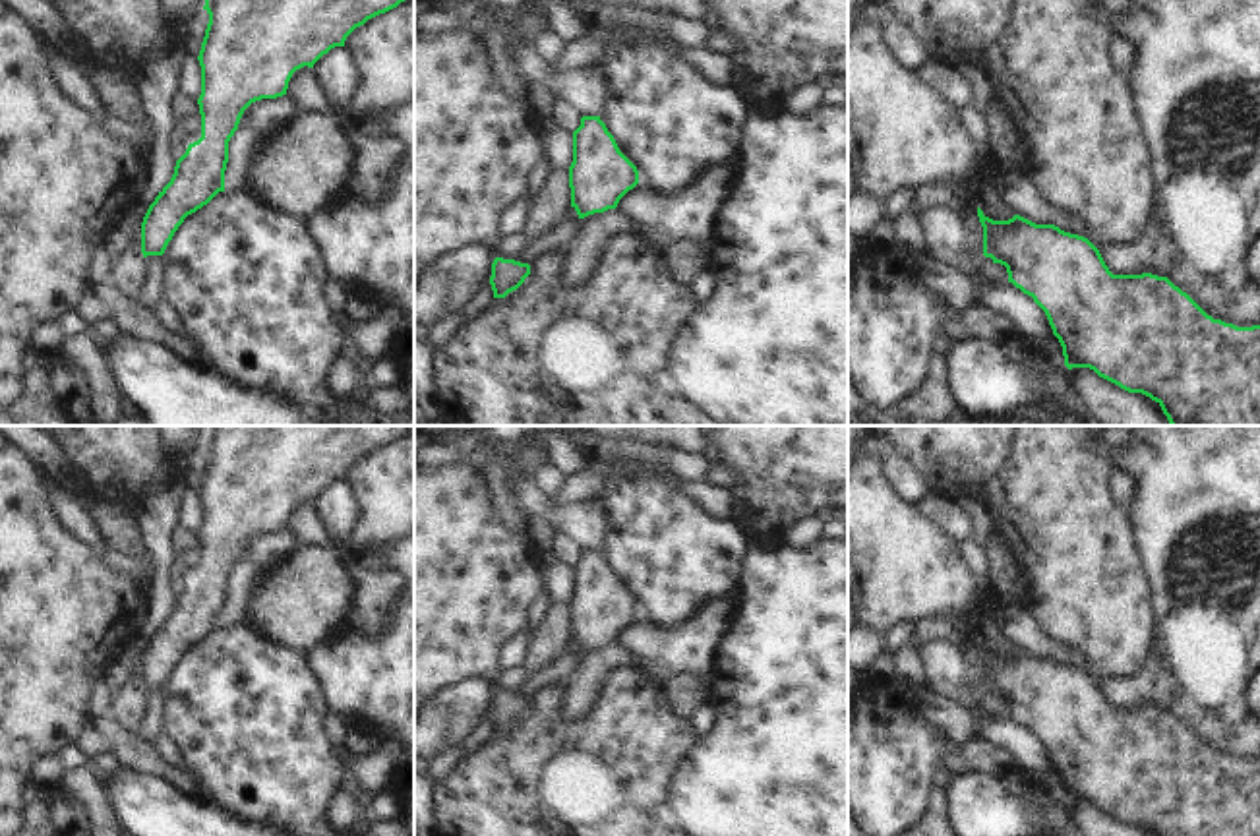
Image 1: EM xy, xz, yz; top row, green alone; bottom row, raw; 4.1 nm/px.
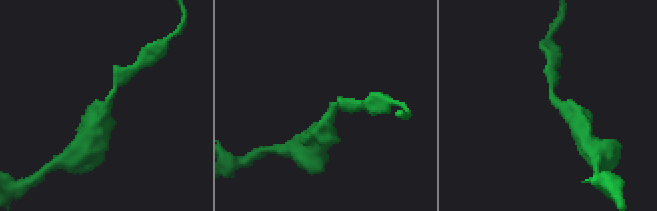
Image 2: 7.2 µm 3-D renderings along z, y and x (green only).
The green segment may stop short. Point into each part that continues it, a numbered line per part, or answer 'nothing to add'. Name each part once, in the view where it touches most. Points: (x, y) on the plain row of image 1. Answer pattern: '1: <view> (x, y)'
nothing to add

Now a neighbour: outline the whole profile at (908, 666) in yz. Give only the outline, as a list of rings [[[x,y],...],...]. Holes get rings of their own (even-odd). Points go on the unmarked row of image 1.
[[[910,644],[894,652],[894,675],[898,679],[906,679],[915,685],[927,687],[927,677],[925,677],[925,668],[921,664],[921,656]]]

